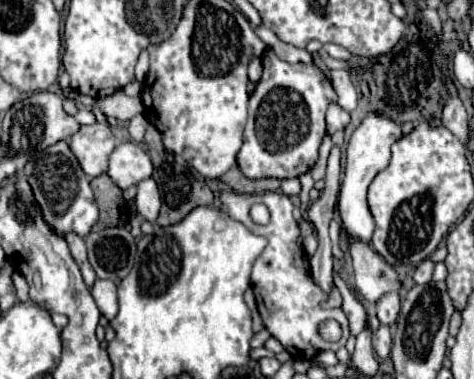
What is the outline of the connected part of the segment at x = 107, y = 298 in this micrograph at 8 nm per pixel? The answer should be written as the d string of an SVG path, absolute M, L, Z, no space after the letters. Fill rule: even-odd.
M96 280L92 286L92 296L100 308L100 312L112 320L118 312L118 296L116 296L116 284L112 280Z

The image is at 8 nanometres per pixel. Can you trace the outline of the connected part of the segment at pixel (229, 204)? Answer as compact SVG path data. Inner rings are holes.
M222 190L220 200L222 200L222 210L226 210L232 220L242 222L252 232L260 232L260 236L264 236L268 240L268 246L264 248L264 252L254 262L252 278L250 278L252 290L254 290L254 296L256 296L256 302L258 302L258 310L260 310L260 316L264 320L266 330L288 350L288 354L294 360L310 360L322 350L334 350L336 352L340 346L344 346L348 336L350 336L348 320L346 320L342 308L330 308L328 310L328 308L320 306L320 302L328 300L328 294L324 294L310 278L310 266L306 262L304 248L298 246L300 228L298 228L298 222L294 220L294 216L292 216L290 198L286 194L280 194L280 192L236 194L232 190ZM256 202L266 204L268 210L270 210L270 222L266 226L258 226L250 220L248 210ZM326 318L338 320L340 326L344 328L342 330L344 334L338 342L326 342L326 340L320 338L318 326Z

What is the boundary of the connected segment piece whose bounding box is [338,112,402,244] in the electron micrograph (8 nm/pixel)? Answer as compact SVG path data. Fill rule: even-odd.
M370 112L362 124L354 130L350 142L348 142L348 152L346 152L346 168L344 168L344 178L340 184L340 194L338 194L338 214L342 218L342 226L346 232L348 240L360 240L364 244L370 242L372 232L374 232L374 218L368 210L366 202L366 190L374 176L384 170L390 162L390 146L402 138L402 130L398 124L394 124L390 118L378 116L376 112Z

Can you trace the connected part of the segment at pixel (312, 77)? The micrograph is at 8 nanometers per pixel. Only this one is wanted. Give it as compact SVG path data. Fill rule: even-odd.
M272 48L262 56L262 78L258 80L248 106L248 124L244 128L244 144L238 152L238 166L248 178L296 178L308 172L318 160L318 148L326 134L324 114L330 104L338 102L338 96L330 80L314 64L290 64L280 60Z

